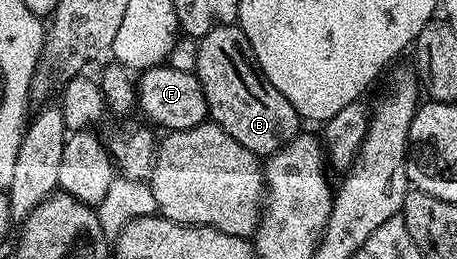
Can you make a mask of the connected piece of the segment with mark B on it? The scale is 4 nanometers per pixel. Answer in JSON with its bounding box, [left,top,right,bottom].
[195,25,302,156]

